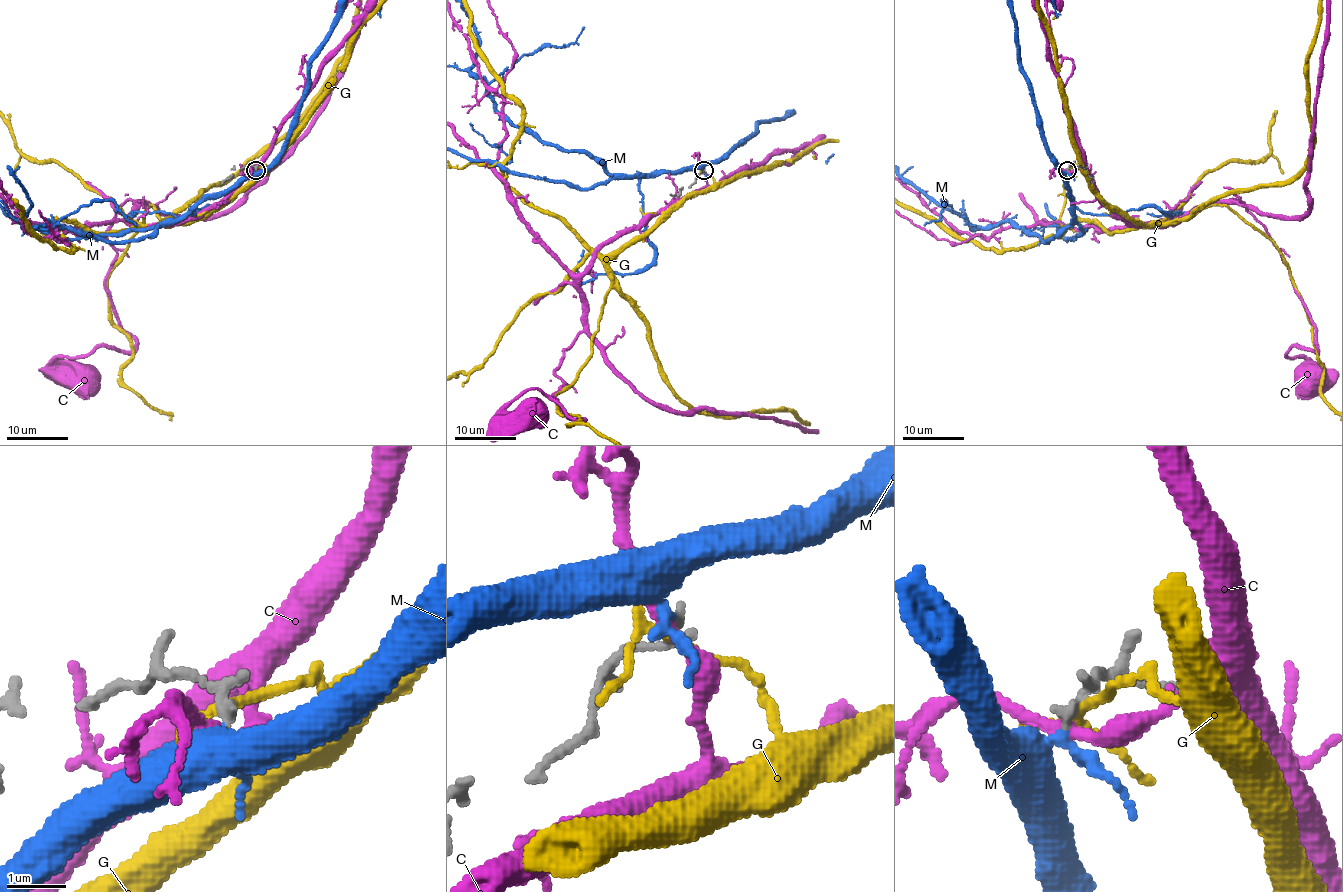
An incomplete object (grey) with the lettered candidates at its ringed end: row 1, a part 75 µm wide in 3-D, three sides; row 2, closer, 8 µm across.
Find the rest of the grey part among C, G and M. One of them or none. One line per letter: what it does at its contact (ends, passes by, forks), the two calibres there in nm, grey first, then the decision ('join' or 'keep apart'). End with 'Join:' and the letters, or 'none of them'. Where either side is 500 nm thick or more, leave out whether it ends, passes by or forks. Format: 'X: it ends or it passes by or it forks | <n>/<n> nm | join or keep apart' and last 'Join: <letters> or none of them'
C: it passes by | 180/220 nm | keep apart
G: it forks | 200/120 nm | keep apart
M: it passes by | 180/280 nm | join
Join: M

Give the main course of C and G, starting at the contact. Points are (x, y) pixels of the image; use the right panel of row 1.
C: (1067, 170), (1084, 167), (1128, 223), (1237, 199), (1315, 327), (1318, 350), (1286, 353), (1315, 379)
G: (1068, 168), (1084, 171), (1131, 220), (1185, 220), (1227, 205), (1273, 243), (1312, 324), (1321, 395)

